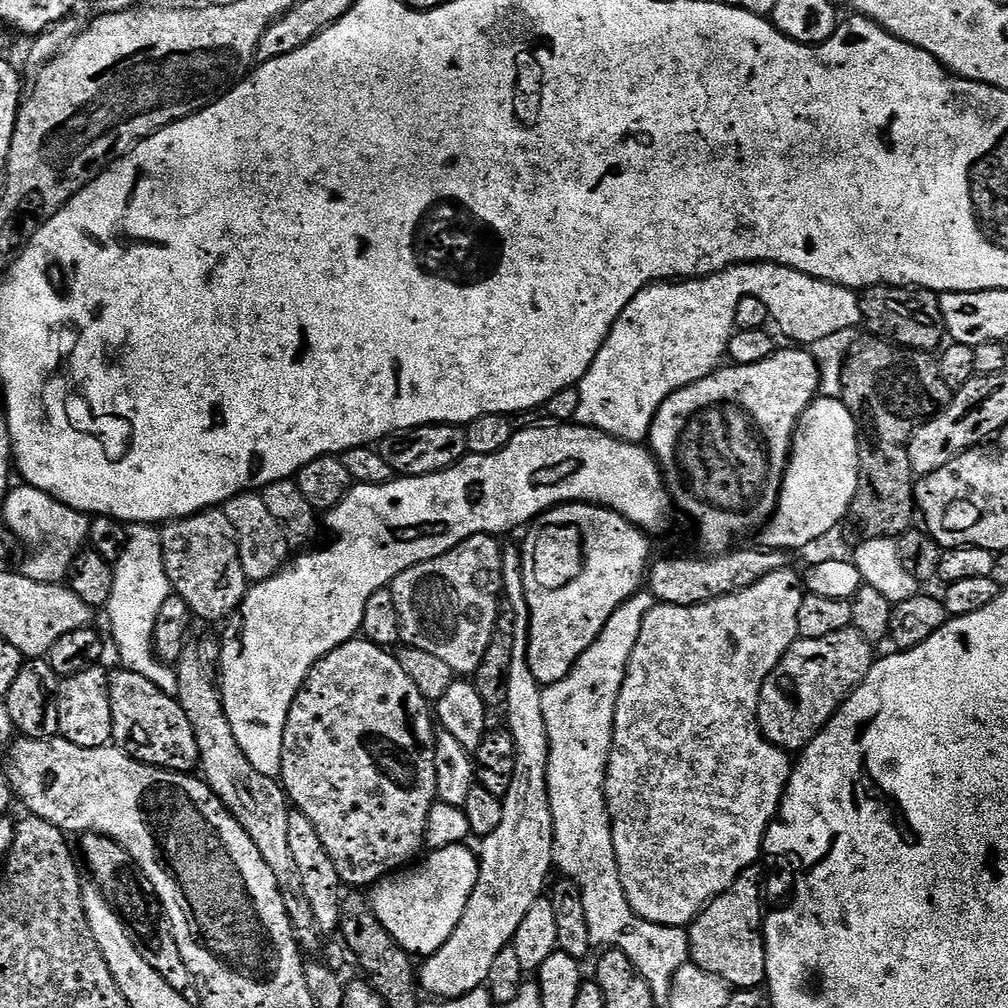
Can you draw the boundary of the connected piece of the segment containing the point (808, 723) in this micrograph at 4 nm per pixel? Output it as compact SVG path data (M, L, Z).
M853 627L838 630L838 634L826 634L826 638L796 639L762 686L758 722L765 738L789 754L803 752L804 747L832 720L833 714L843 706L848 695L864 681L866 674L870 674L874 663L872 648L873 641L867 640Z

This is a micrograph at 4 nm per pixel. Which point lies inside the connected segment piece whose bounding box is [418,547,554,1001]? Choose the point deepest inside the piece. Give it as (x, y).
(514, 861)

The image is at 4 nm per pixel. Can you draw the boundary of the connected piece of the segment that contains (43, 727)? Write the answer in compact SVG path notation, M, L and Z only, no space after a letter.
M25 659L6 697L13 729L29 740L51 740L61 736L83 749L107 747L113 734L109 675L109 669L97 666L61 679L47 659Z

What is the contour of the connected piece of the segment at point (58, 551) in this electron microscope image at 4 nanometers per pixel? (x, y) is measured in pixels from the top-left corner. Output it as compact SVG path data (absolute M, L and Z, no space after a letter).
M17 483L8 489L8 497L2 505L4 512L3 523L17 541L20 540L28 547L29 556L24 560L23 575L28 576L34 582L46 582L47 584L59 584L67 581L68 571L74 562L74 558L88 544L88 531L92 525L89 513L79 512L62 502L58 502L50 494L46 494L37 488L31 488L29 484Z

